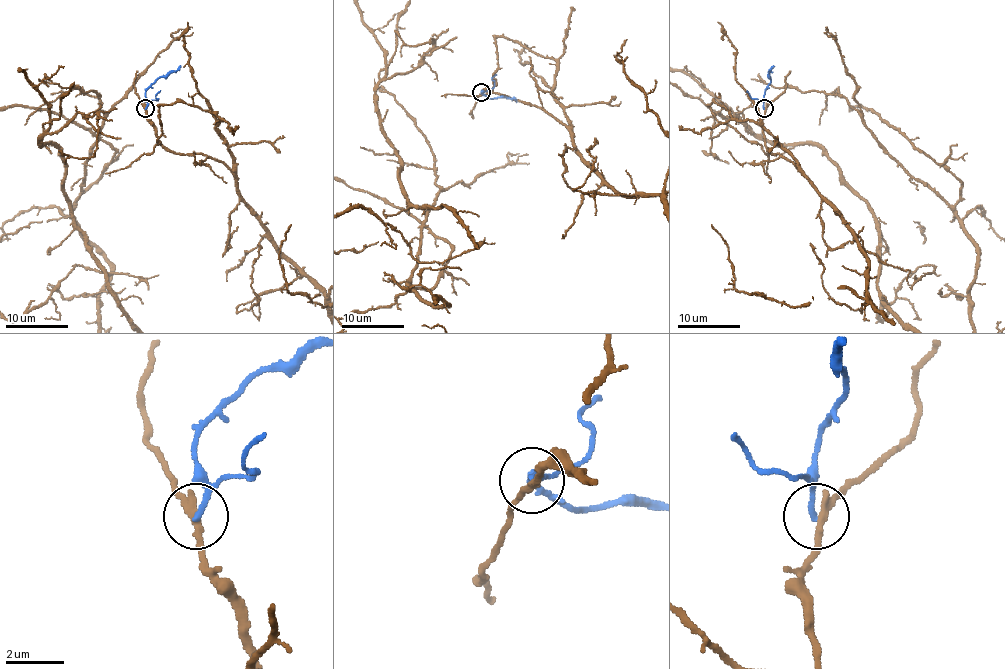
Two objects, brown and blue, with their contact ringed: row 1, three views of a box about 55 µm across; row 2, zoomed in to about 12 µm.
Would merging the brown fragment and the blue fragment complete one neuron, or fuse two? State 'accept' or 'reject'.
reject

